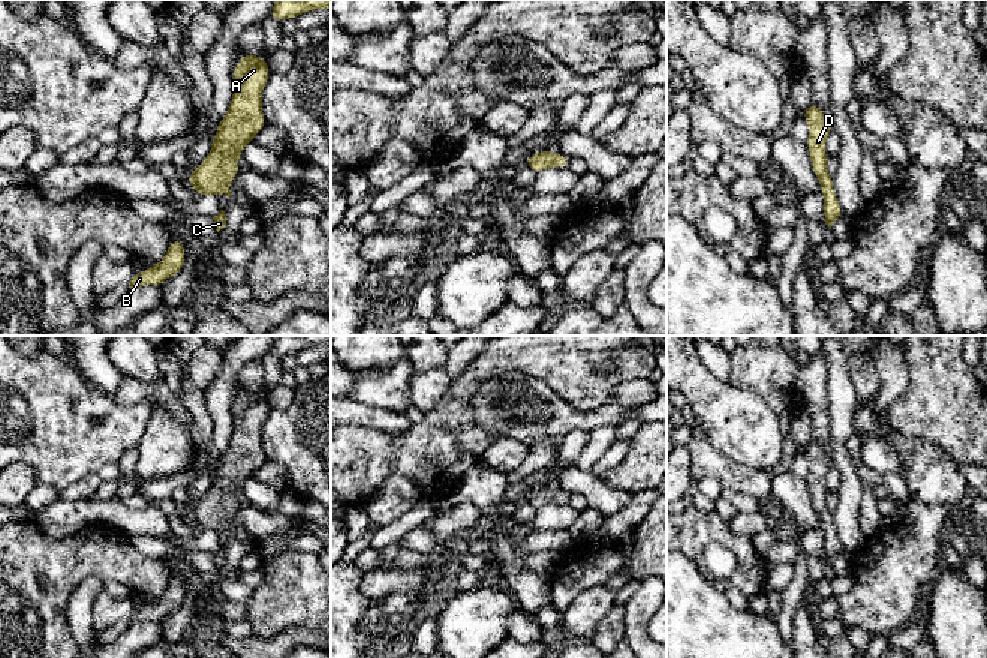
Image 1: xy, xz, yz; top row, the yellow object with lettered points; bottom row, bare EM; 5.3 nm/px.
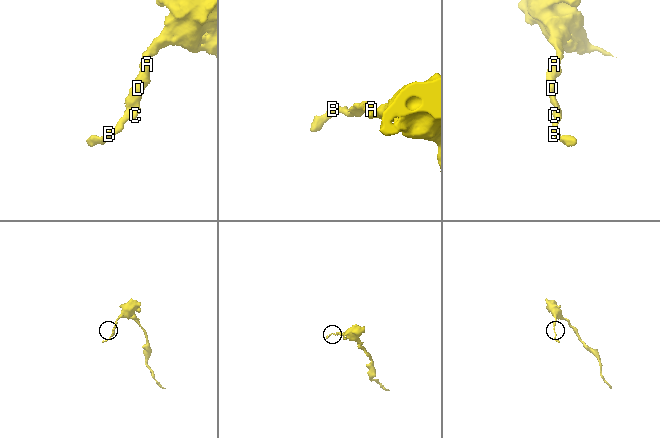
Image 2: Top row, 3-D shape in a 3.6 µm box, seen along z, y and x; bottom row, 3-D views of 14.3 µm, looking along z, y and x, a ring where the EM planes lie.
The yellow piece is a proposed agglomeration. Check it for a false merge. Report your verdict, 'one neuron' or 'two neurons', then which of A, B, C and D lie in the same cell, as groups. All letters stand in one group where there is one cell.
one neuron; groups A B C D

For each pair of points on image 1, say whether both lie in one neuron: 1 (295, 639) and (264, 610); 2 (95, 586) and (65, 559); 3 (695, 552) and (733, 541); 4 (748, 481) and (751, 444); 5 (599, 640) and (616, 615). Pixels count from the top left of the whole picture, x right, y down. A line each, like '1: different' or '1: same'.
1: different
2: different
3: same
4: different
5: same

